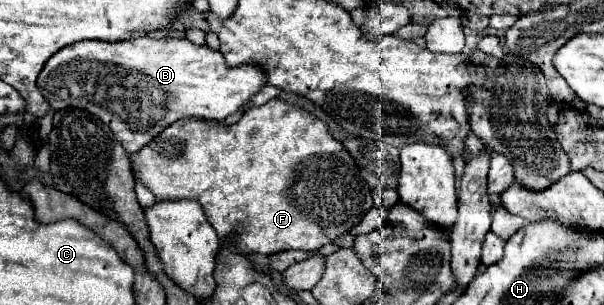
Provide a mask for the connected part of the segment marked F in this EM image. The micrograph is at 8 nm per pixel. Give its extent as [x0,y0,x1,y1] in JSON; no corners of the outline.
[130,100,374,256]

